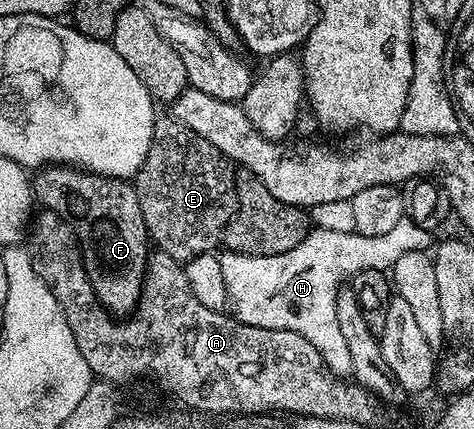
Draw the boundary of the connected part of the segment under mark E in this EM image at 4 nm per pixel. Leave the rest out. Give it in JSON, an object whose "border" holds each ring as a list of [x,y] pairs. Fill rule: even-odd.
{"border":[[[171,116],[154,117],[151,148],[147,148],[147,156],[132,184],[139,196],[139,208],[143,211],[152,245],[167,252],[178,264],[200,254],[212,254],[218,249],[216,246],[222,245],[227,224],[237,211],[237,180],[234,163],[219,152],[211,140],[203,140],[199,132],[187,128],[187,124],[179,124],[179,120]]]}

